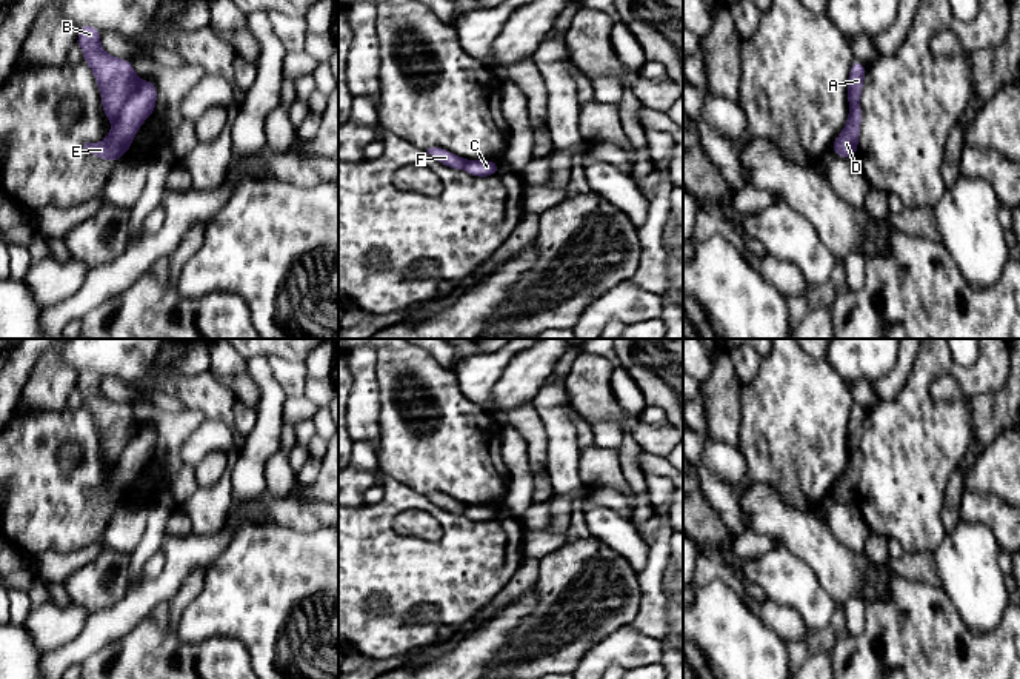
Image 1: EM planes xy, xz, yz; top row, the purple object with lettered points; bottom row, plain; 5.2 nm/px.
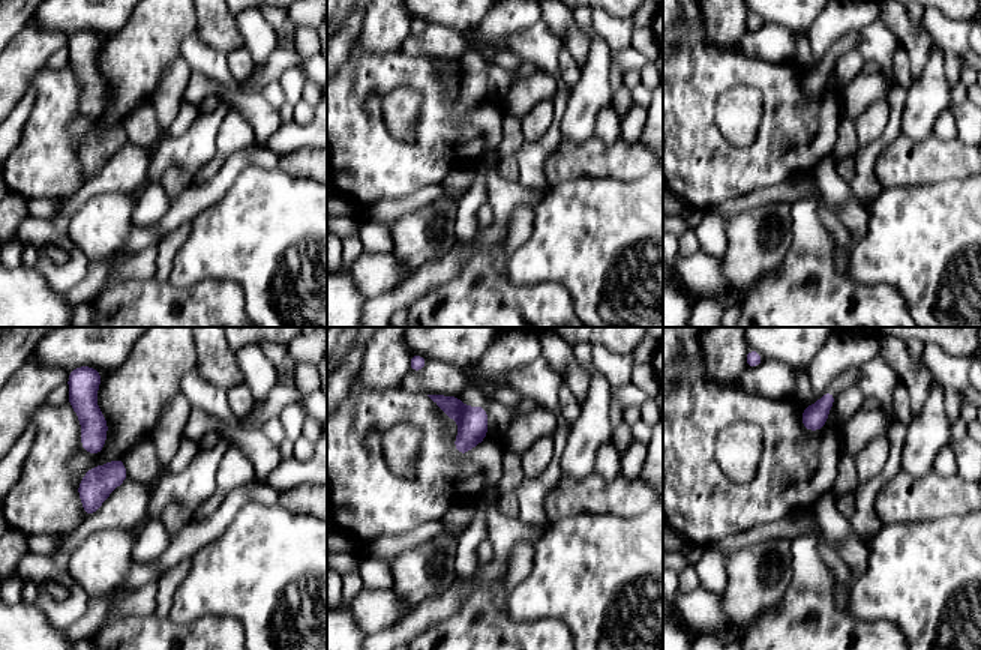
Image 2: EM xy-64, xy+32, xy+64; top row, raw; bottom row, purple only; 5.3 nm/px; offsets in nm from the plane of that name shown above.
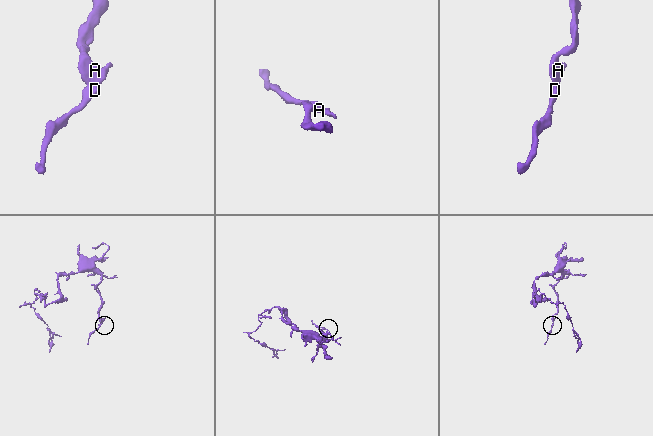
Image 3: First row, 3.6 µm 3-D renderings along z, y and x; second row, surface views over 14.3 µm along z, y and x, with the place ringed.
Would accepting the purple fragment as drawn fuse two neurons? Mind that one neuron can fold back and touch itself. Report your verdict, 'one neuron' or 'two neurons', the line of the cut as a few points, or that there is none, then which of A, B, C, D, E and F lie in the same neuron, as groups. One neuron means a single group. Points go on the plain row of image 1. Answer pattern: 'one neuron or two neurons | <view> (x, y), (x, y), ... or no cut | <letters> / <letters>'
two neurons | xy (137, 424), (116, 465) | A B F / C D E

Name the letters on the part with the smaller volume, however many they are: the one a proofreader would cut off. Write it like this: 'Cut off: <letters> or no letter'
Cut off: C, D, E

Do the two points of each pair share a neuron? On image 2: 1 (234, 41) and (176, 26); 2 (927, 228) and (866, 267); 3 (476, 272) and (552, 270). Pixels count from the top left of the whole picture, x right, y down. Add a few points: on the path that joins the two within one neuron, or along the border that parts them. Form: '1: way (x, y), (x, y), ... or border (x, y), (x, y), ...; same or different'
1: border (195, 15), (197, 30); different
2: way (912, 243), (881, 257); same
3: border (504, 273), (515, 284), (539, 282); different

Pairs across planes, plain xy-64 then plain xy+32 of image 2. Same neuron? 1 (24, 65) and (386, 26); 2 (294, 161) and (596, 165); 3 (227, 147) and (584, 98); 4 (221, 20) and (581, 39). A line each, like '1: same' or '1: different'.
1: same
2: same
3: same
4: same

